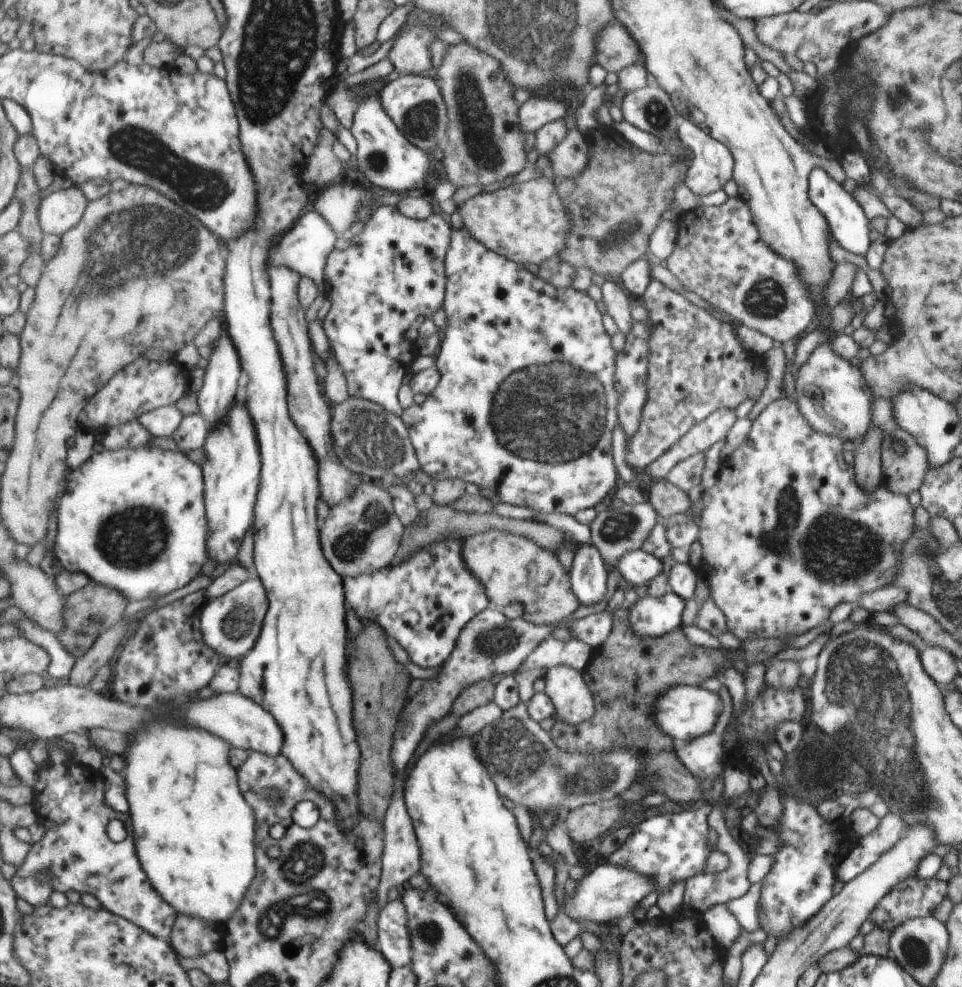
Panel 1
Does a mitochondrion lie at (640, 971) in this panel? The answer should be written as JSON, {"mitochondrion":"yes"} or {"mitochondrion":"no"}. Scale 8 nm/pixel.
{"mitochondrion":"no"}

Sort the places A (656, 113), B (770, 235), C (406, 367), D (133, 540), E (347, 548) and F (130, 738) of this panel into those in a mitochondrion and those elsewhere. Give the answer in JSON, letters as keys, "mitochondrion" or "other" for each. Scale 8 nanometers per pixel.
{"A":"mitochondrion","B":"other","C":"other","D":"mitochondrion","E":"mitochondrion","F":"other"}

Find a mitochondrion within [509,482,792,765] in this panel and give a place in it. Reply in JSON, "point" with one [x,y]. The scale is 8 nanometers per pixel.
{"point":[614,529]}

